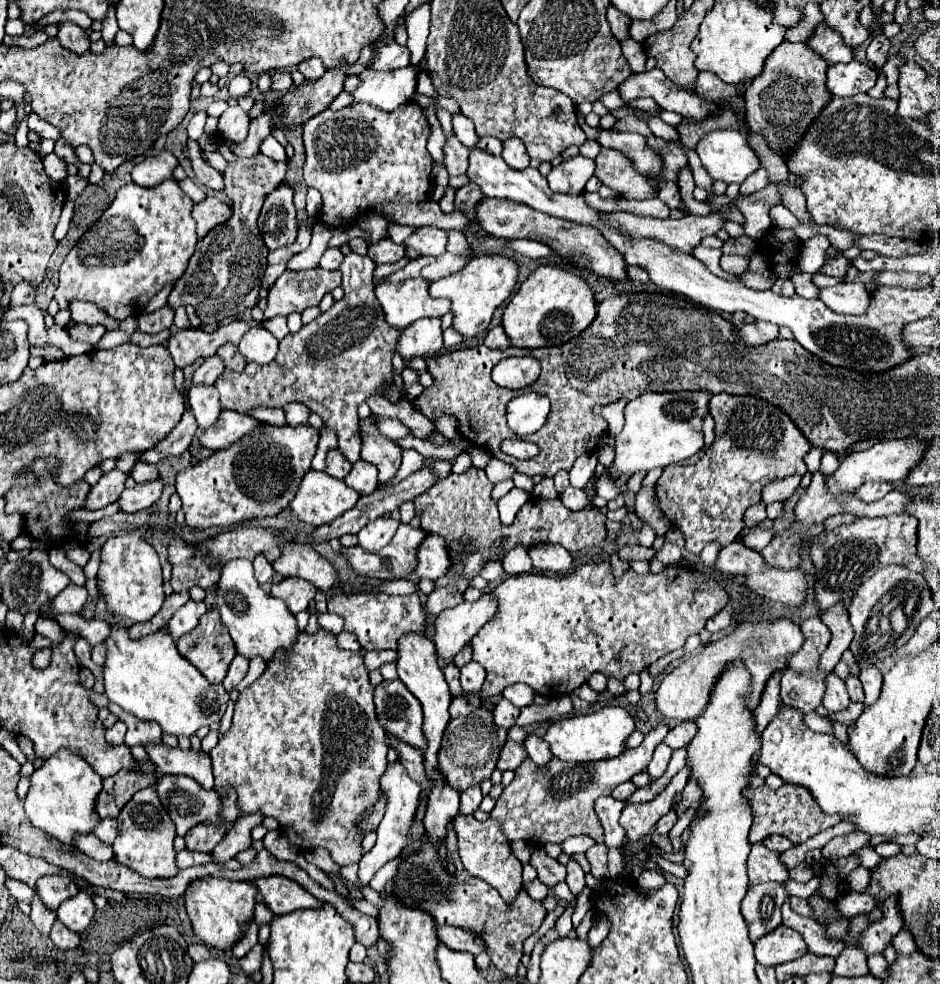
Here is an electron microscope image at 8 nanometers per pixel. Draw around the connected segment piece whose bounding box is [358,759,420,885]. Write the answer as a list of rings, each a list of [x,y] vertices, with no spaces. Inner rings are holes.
[[[400,759],[390,763],[390,767],[386,769],[386,773],[380,779],[380,789],[382,789],[382,795],[386,799],[386,811],[384,811],[384,817],[382,817],[382,821],[378,825],[378,841],[376,841],[376,845],[358,863],[360,865],[360,869],[358,869],[358,883],[360,885],[368,885],[370,879],[374,877],[374,873],[380,867],[384,867],[388,861],[396,859],[398,853],[408,845],[406,843],[406,833],[408,833],[408,827],[410,827],[410,823],[414,819],[414,813],[416,813],[416,807],[418,807],[418,801],[420,801],[420,785],[414,783],[408,777],[408,773],[406,773],[406,769],[404,769]]]

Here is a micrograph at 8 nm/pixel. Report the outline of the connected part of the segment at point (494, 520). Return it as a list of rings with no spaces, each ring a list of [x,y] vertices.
[[[470,467],[460,475],[452,473],[450,477],[434,483],[432,489],[414,499],[416,515],[422,521],[422,529],[440,535],[446,541],[446,549],[452,561],[448,573],[436,579],[436,587],[426,599],[426,611],[434,617],[442,613],[442,609],[462,603],[464,591],[468,589],[470,581],[484,569],[486,561],[504,559],[504,555],[516,545],[530,549],[542,543],[554,543],[554,545],[558,543],[568,553],[574,553],[580,549],[596,547],[604,543],[608,537],[606,515],[602,515],[592,505],[580,511],[570,511],[558,499],[542,499],[542,497],[530,499],[522,507],[520,515],[516,515],[512,525],[502,525],[497,502],[492,501],[490,497],[492,487],[494,485],[488,481],[484,469]]]

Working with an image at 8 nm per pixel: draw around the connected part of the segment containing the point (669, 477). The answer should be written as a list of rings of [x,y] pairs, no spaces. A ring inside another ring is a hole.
[[[712,395],[710,413],[718,423],[714,443],[694,465],[670,465],[656,483],[656,499],[664,515],[682,529],[686,549],[700,555],[704,545],[730,545],[744,529],[744,511],[760,501],[764,485],[788,475],[804,475],[804,455],[810,451],[808,439],[778,407],[758,397]]]

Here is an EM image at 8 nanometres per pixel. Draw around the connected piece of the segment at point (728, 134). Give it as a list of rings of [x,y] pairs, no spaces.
[[[720,129],[708,133],[698,143],[696,153],[714,181],[744,183],[748,175],[760,169],[760,159],[742,131]]]

